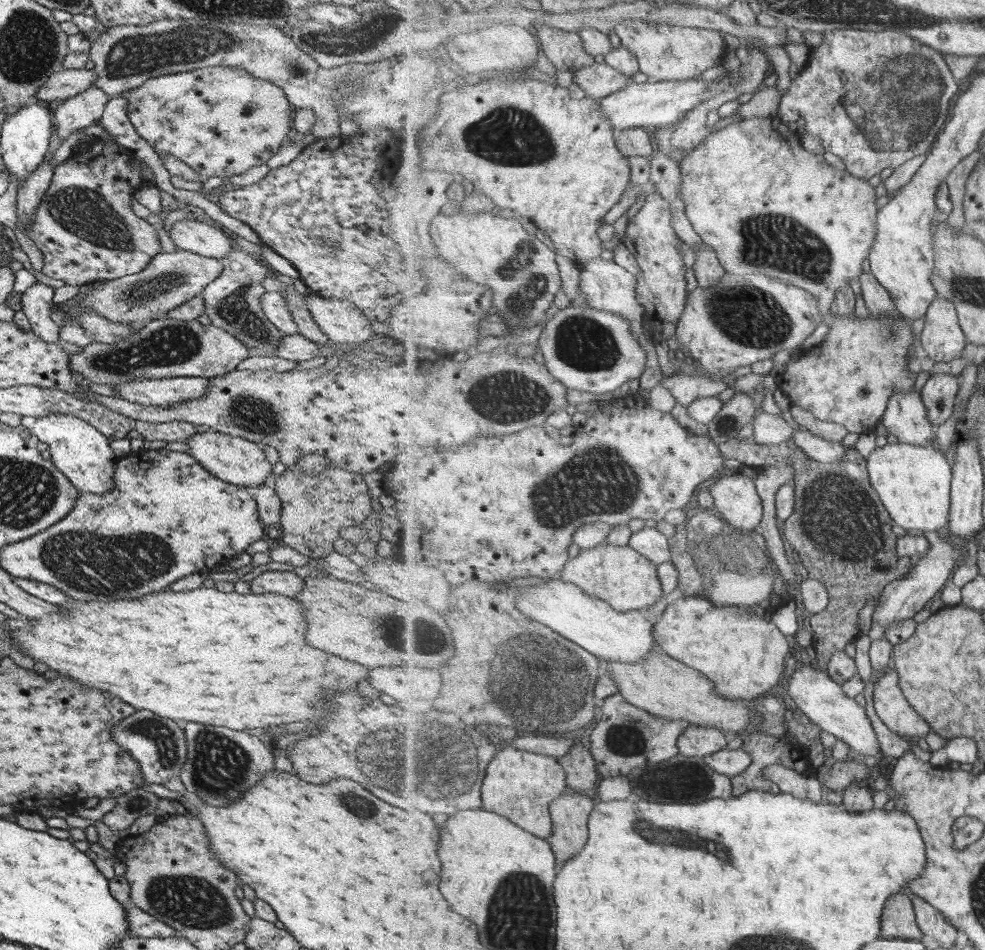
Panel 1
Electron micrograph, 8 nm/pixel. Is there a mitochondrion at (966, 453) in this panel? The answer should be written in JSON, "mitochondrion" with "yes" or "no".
{"mitochondrion":"no"}

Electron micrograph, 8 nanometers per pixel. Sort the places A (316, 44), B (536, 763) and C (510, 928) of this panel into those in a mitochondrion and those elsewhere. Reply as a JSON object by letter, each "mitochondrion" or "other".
{"A":"mitochondrion","B":"other","C":"mitochondrion"}

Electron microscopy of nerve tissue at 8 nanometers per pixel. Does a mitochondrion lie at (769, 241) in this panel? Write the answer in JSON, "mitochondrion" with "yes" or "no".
{"mitochondrion":"yes"}

